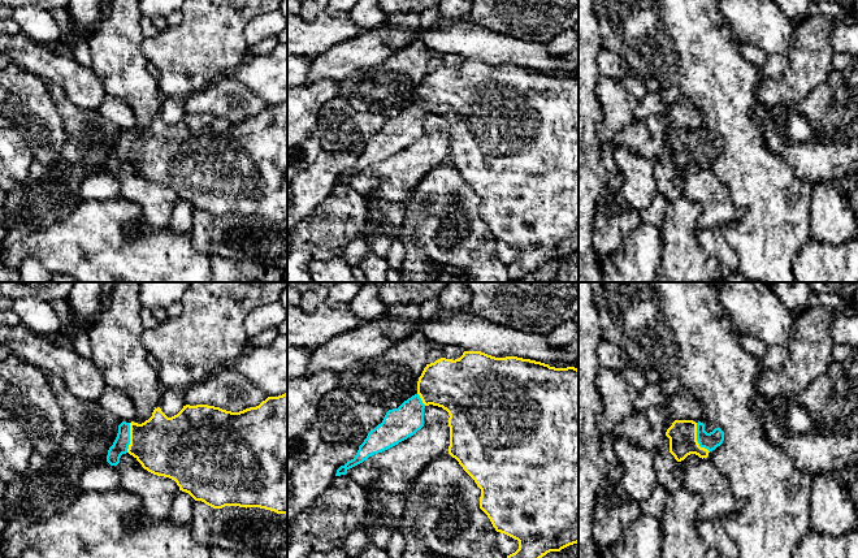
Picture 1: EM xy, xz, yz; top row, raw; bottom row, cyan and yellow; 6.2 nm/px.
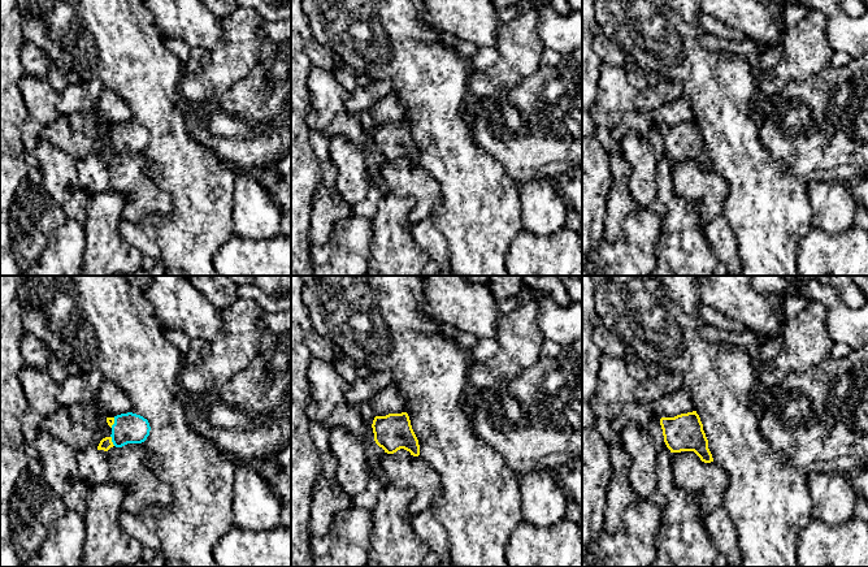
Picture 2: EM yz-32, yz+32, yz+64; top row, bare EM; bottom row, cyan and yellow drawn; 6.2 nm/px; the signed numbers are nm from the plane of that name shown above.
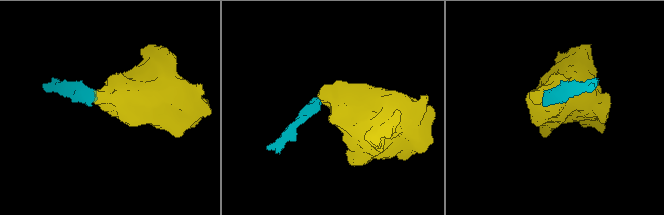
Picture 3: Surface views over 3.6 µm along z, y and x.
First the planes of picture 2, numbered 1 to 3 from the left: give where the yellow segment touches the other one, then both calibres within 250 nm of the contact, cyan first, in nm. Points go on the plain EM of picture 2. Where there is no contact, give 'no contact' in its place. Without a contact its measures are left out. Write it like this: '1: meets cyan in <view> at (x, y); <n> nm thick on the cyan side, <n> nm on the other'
1: meets cyan in yz-32 at (112, 150); 190 nm thick on the cyan side, 80 nm on the other
2: no contact
3: no contact

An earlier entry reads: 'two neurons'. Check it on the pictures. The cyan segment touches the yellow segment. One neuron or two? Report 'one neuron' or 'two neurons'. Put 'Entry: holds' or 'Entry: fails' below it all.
one neuron
Entry: fails

